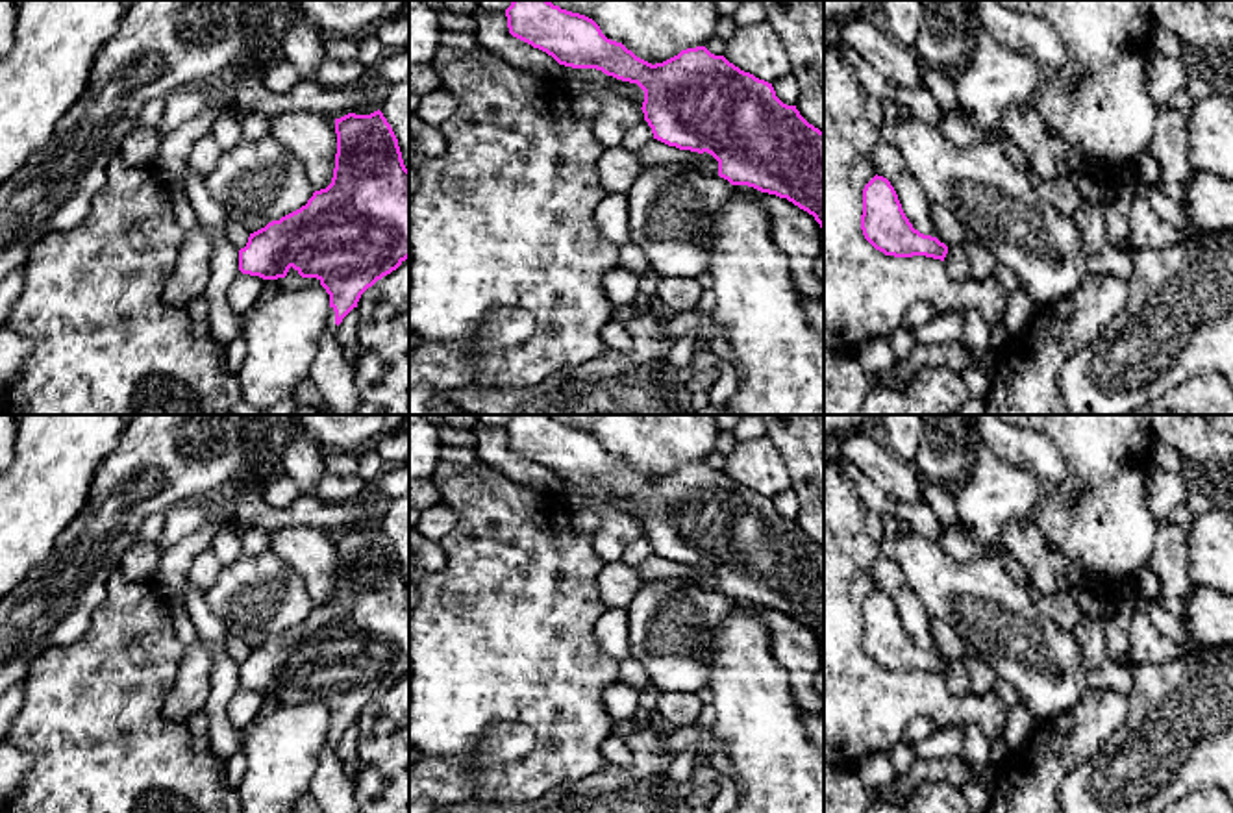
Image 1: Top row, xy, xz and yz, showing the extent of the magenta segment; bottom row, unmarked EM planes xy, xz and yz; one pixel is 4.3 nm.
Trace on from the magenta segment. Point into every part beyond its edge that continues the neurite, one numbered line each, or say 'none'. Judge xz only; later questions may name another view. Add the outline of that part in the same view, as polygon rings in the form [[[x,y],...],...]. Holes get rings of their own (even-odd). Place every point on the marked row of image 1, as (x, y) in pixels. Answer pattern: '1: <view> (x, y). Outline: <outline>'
none

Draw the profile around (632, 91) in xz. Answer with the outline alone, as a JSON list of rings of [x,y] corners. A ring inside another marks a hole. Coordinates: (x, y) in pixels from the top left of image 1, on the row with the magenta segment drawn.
[[[559,65],[557,80],[563,81],[563,80],[570,80],[570,78],[607,87],[613,93],[618,93],[618,94],[626,96],[628,100],[635,102],[639,107],[642,107],[644,91],[637,83],[616,80],[596,69],[572,69],[572,67]]]

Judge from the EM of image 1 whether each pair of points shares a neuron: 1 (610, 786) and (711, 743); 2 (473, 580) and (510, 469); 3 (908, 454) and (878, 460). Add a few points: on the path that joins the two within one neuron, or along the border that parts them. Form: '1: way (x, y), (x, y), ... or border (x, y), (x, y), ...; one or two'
1: way (635, 780), (671, 745), (685, 743); one
2: border (474, 449), (482, 462), (517, 482), (547, 493); two
3: border (891, 450), (911, 463); two

